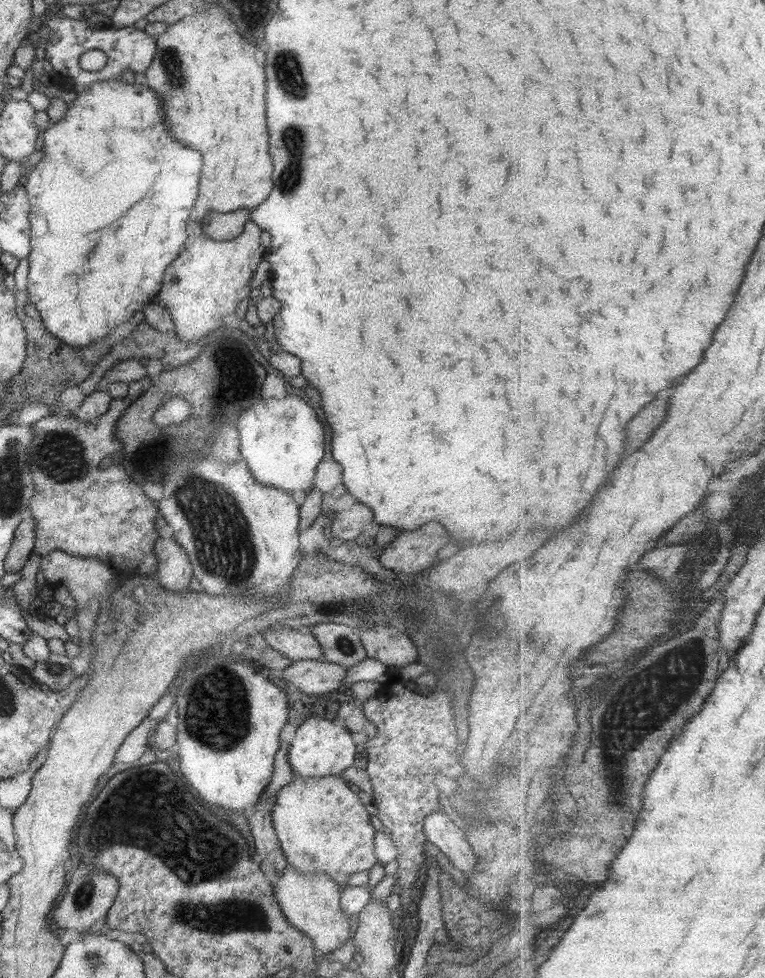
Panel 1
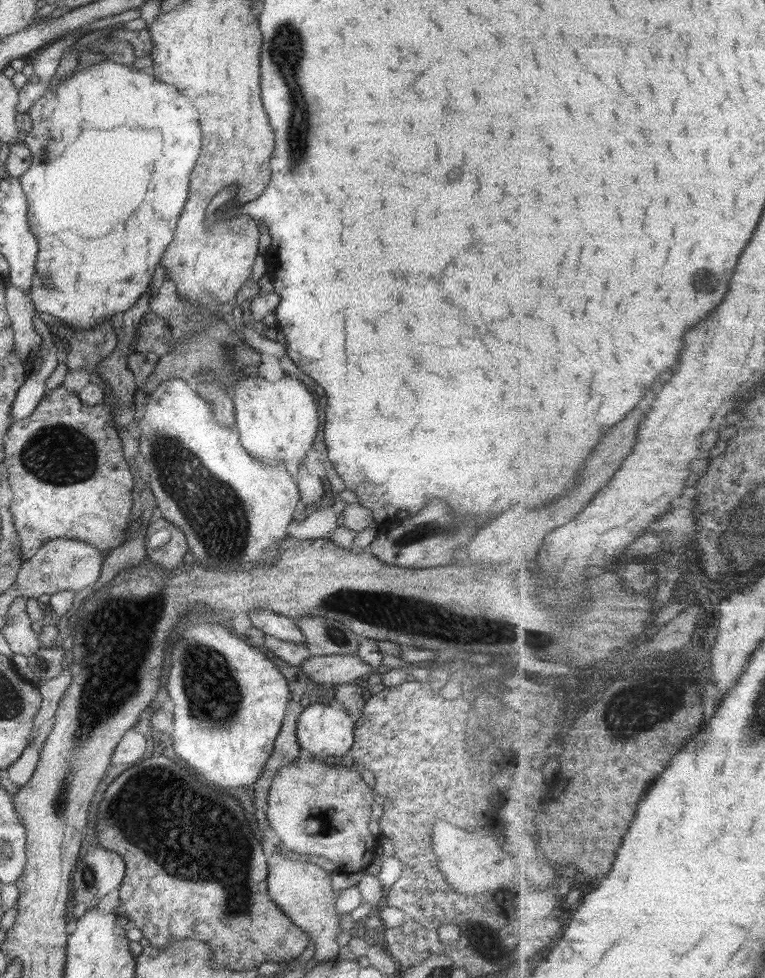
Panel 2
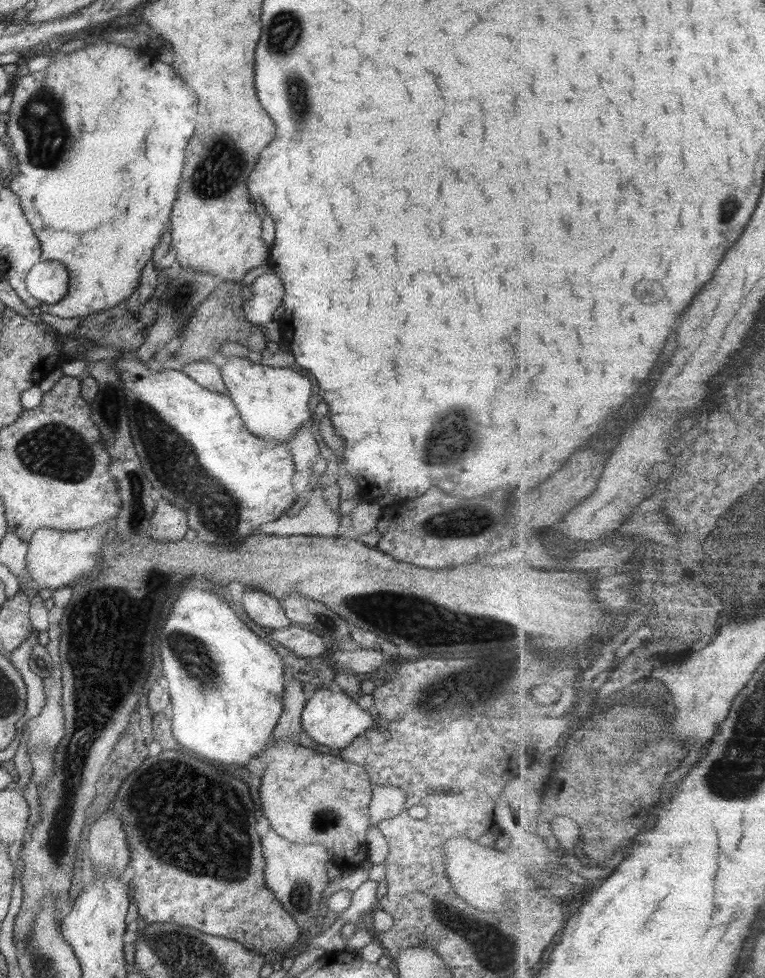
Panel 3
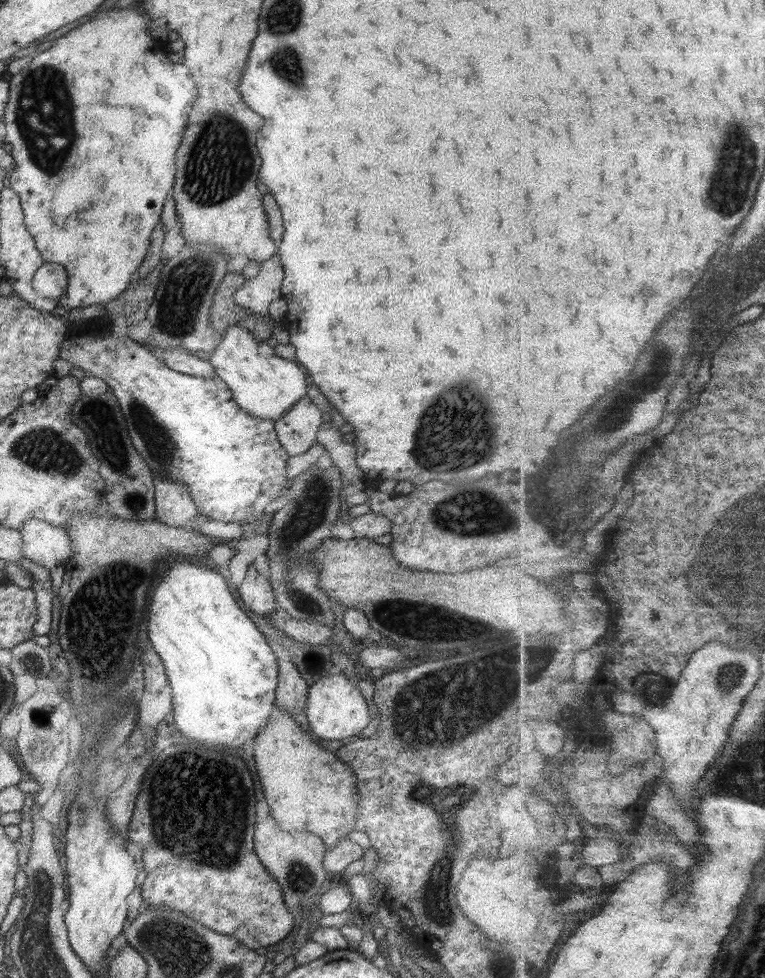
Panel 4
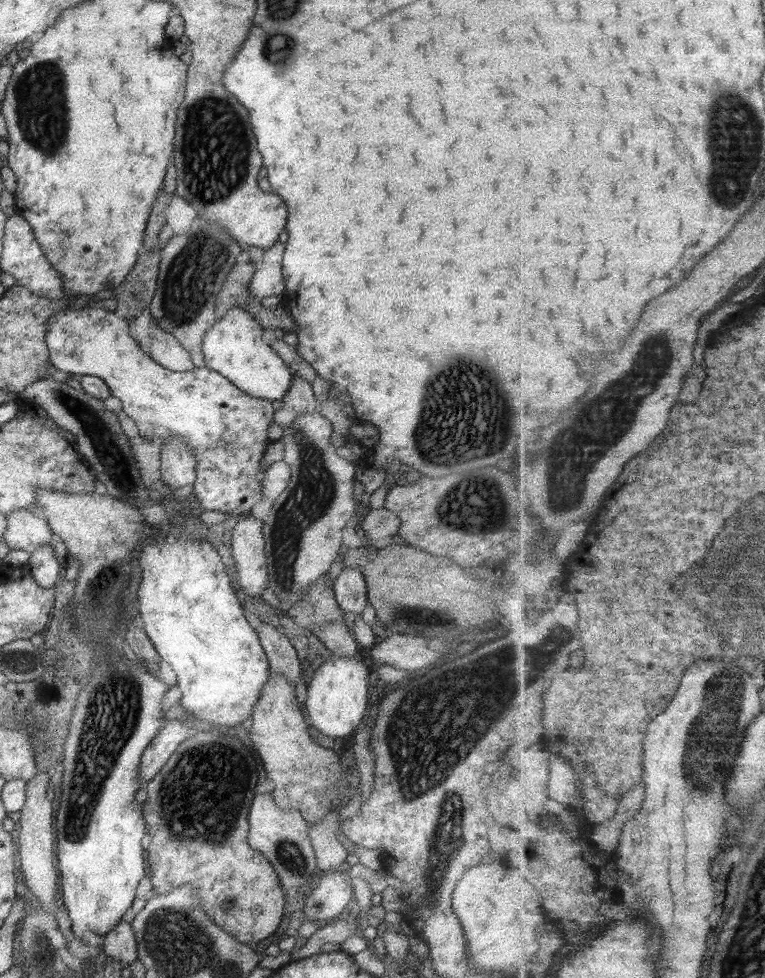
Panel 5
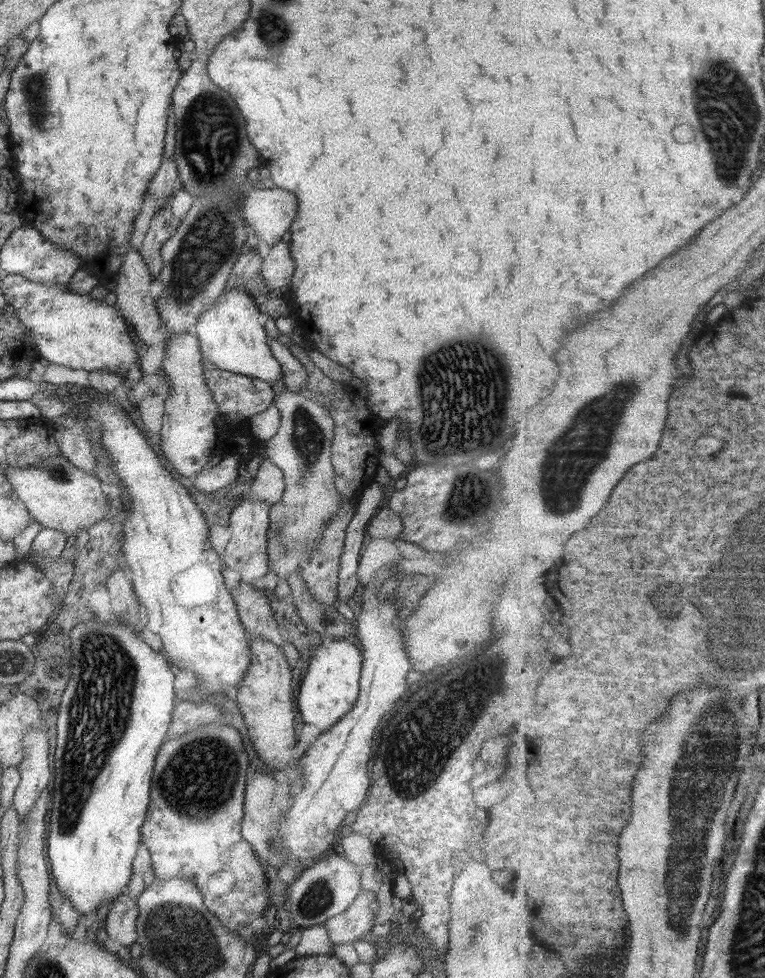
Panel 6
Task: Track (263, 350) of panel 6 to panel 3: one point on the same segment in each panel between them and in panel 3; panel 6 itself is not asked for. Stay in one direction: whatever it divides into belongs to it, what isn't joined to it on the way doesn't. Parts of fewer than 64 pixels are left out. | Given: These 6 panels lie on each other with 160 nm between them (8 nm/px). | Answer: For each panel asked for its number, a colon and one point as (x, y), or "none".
3: (272, 402)
4: (266, 388)
5: (232, 347)

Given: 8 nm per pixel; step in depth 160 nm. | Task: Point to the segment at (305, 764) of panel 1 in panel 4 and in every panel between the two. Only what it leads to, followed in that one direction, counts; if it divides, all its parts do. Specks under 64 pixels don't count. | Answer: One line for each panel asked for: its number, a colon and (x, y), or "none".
2: (322, 730)
3: (333, 719)
4: (335, 710)

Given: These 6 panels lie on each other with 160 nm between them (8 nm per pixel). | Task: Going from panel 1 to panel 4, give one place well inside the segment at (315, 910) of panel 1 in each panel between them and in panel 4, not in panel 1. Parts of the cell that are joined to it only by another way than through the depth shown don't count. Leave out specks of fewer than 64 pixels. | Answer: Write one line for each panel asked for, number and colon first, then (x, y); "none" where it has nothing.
2: (302, 891)
3: (296, 874)
4: (294, 861)

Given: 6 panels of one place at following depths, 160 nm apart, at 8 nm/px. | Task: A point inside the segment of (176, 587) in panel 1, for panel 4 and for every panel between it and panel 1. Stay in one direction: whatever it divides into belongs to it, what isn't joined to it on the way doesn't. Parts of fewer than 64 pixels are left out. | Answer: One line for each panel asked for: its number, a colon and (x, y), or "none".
2: (165, 546)
3: (168, 524)
4: (172, 505)

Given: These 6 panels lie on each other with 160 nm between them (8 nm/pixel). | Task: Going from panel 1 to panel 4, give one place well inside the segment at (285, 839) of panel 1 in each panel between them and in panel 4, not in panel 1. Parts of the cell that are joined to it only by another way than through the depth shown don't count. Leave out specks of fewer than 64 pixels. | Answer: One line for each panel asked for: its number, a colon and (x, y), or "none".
2: (313, 808)
3: (308, 798)
4: (306, 788)

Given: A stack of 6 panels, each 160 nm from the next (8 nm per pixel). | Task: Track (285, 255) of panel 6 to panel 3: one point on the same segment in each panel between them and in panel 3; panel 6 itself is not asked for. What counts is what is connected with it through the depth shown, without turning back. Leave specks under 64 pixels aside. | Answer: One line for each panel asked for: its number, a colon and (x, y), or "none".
3: (265, 293)
4: (257, 293)
5: (267, 280)

